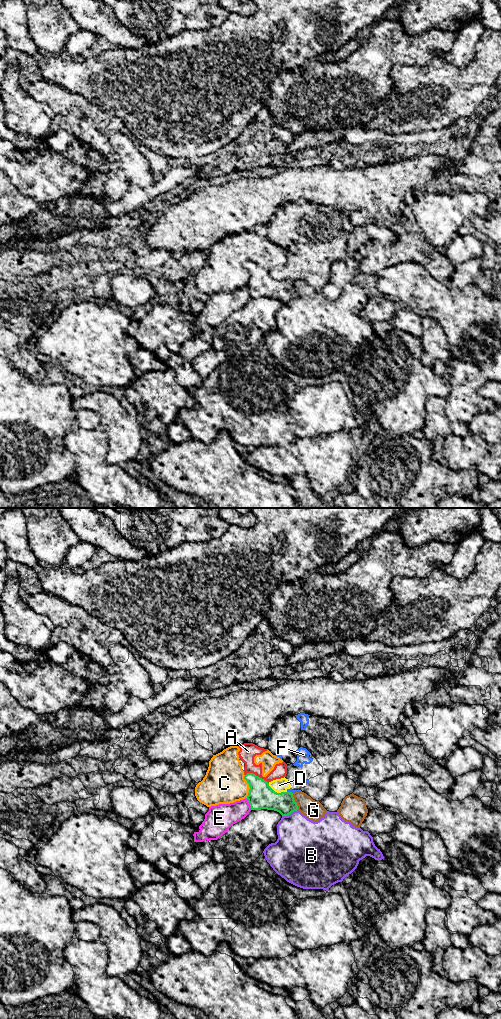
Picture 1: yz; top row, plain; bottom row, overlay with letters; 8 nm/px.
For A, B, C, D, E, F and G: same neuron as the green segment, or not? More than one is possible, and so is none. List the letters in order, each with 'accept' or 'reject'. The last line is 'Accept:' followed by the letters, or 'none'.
A: reject
B: reject
C: reject
D: reject
E: reject
F: reject
G: reject
Accept: none

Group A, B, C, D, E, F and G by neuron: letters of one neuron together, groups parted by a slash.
A C / B G / D F / E

